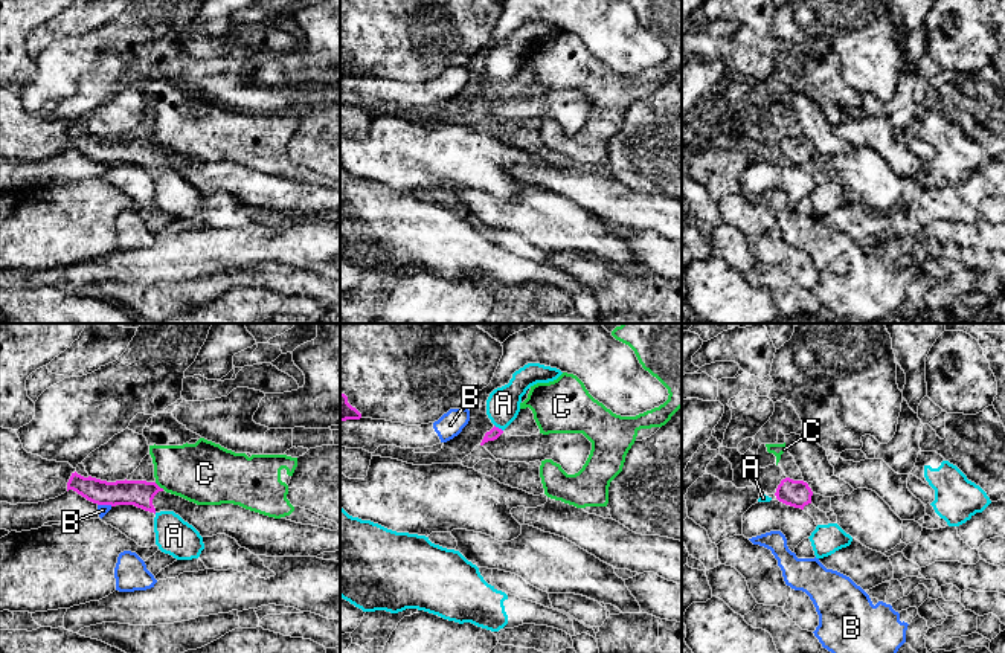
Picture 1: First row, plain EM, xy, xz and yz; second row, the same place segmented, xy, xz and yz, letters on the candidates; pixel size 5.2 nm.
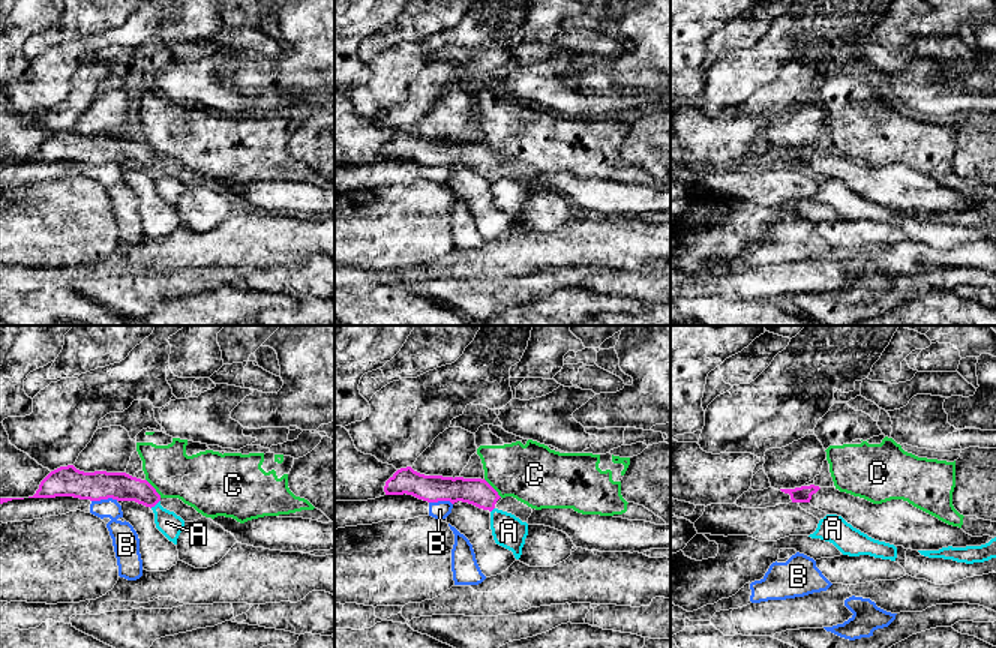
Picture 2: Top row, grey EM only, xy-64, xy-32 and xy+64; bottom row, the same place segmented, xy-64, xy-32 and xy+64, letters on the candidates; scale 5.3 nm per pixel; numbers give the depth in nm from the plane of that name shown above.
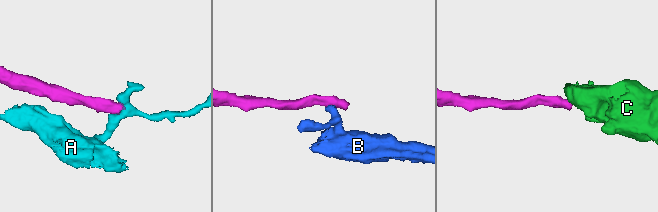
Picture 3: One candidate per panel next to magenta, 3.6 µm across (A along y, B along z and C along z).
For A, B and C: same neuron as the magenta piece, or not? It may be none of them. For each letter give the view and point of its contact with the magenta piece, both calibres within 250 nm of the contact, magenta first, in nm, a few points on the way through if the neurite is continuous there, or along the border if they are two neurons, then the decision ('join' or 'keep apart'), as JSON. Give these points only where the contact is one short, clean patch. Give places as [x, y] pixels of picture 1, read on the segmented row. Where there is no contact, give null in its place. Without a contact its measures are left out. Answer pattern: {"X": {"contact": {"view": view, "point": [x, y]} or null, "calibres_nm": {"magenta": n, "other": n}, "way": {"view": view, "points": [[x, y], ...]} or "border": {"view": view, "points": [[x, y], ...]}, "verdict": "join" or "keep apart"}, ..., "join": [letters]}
{"A": {"contact": {"view": "xz", "point": [497, 427]}, "calibres_nm": {"magenta": 60, "other": 180}, "border": {"view": "xz", "points": [[494, 424], [502, 431]]}, "verdict": "keep apart"}, "B": {"contact": {"view": "xy", "point": [105, 504]}, "calibres_nm": {"magenta": 140, "other": 60}, "border": {"view": "xy", "points": [[98, 504], [112, 505]]}, "verdict": "keep apart"}, "C": {"contact": {"view": "xy", "point": [157, 485]}, "calibres_nm": {"magenta": 140, "other": 320}, "border": {"view": "xy", "points": [[154, 482], [163, 488]]}, "verdict": "keep apart"}, "join": []}

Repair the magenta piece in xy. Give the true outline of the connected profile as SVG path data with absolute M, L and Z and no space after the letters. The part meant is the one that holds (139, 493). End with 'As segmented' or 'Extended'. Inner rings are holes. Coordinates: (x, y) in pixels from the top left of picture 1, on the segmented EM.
M75 471L67 482L69 490L98 505L134 505L154 514L174 511L201 537L226 534L255 555L317 557L340 551L340 529L275 519L233 503L197 505L166 493L156 482L127 479L107 482Z. Extended

